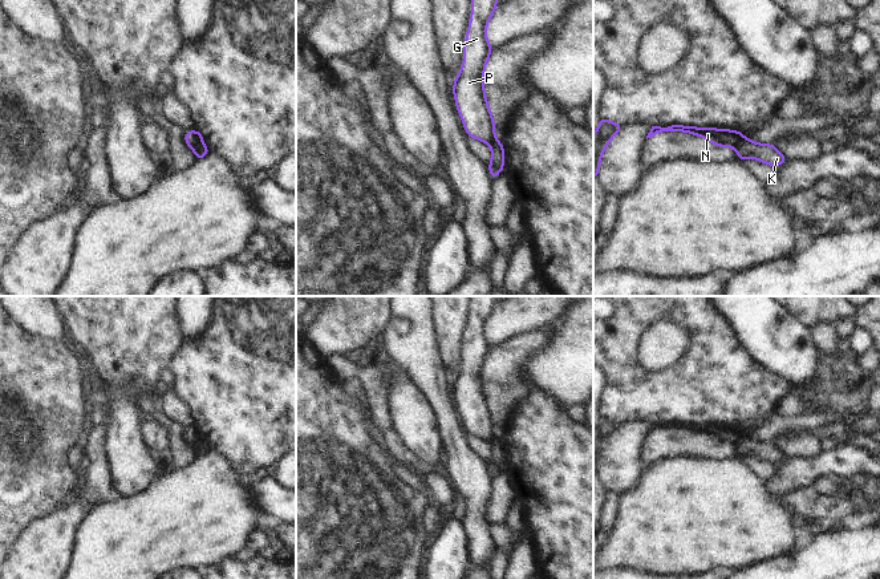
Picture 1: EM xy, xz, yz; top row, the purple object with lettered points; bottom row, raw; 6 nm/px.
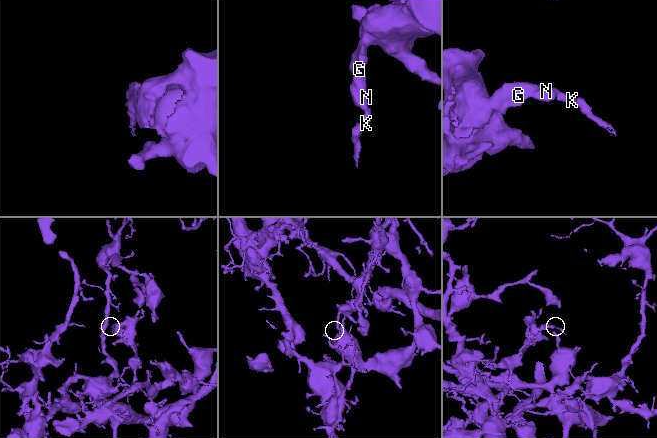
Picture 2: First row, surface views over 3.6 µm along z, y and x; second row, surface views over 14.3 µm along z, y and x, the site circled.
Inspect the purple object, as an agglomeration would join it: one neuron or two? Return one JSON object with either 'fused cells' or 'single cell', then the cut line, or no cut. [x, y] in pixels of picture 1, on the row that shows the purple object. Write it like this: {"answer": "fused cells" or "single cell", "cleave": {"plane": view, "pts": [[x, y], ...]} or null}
{"answer": "fused cells", "cleave": {"plane": "yz", "pts": [[745, 138], [735, 148]]}}

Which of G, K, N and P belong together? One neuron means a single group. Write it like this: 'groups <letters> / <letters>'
groups G N P / K

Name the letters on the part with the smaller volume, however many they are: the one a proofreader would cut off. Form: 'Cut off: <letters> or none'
Cut off: K

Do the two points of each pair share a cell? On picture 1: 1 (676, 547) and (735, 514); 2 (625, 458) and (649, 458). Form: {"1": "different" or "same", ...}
{"1": "same", "2": "different"}

